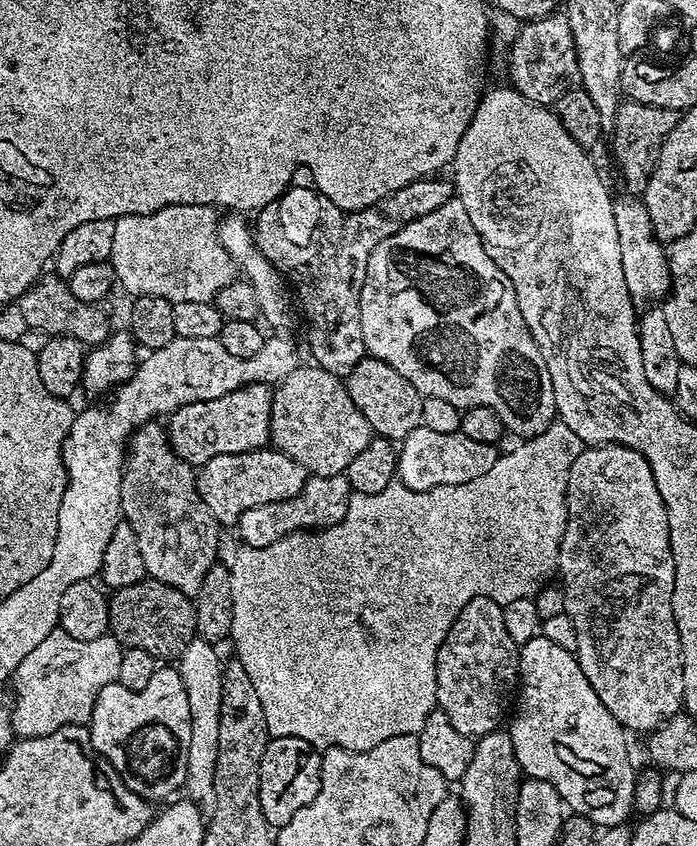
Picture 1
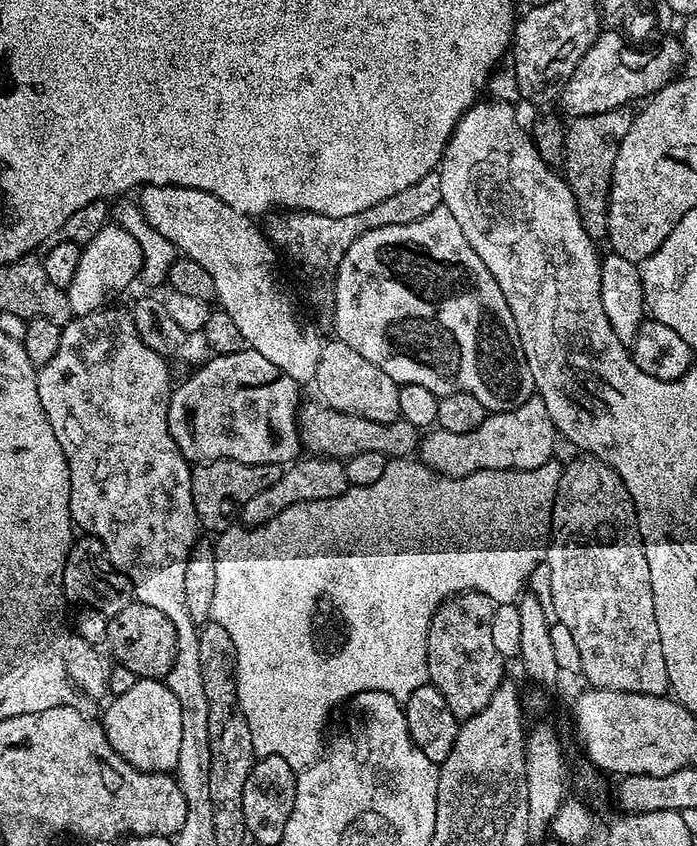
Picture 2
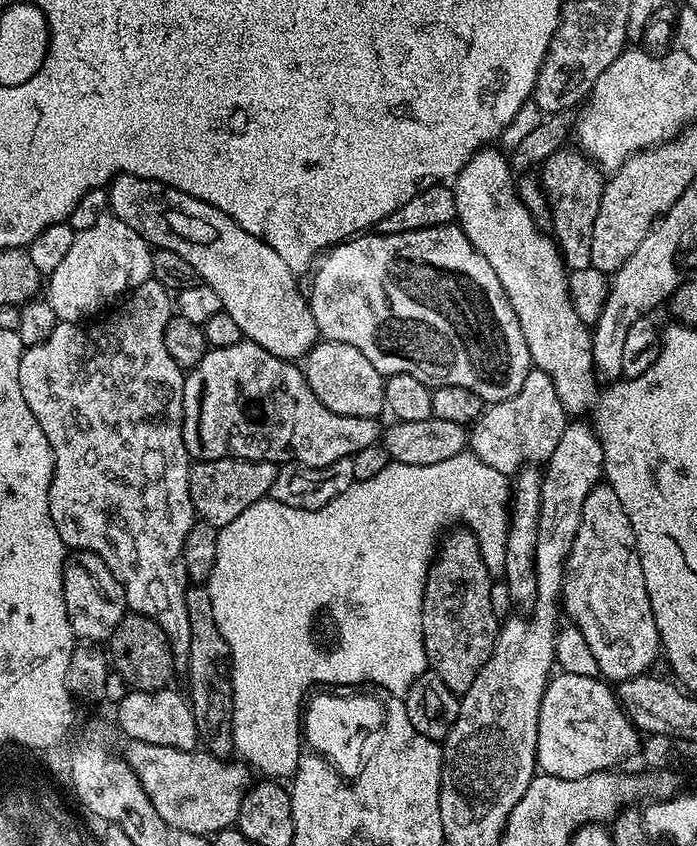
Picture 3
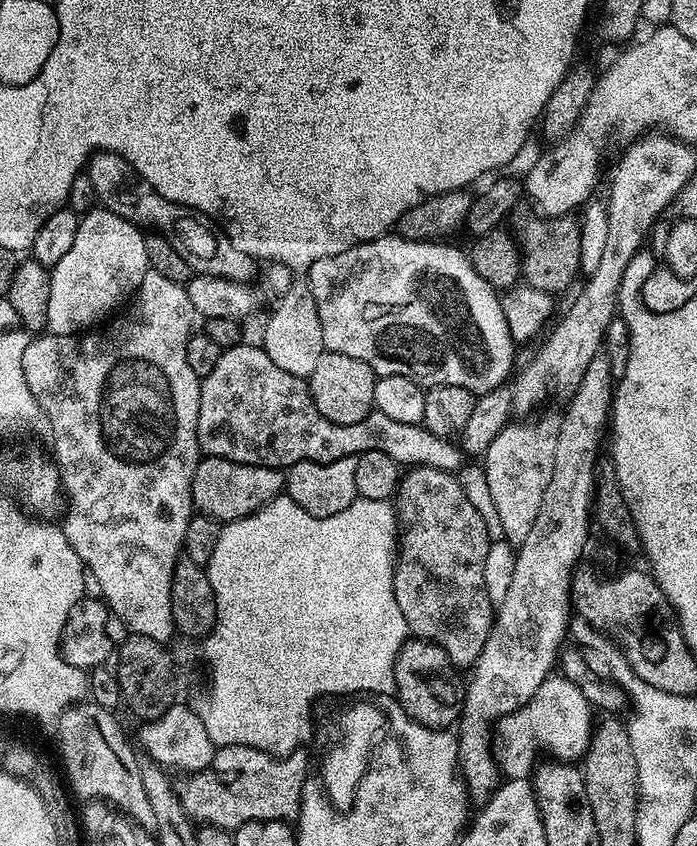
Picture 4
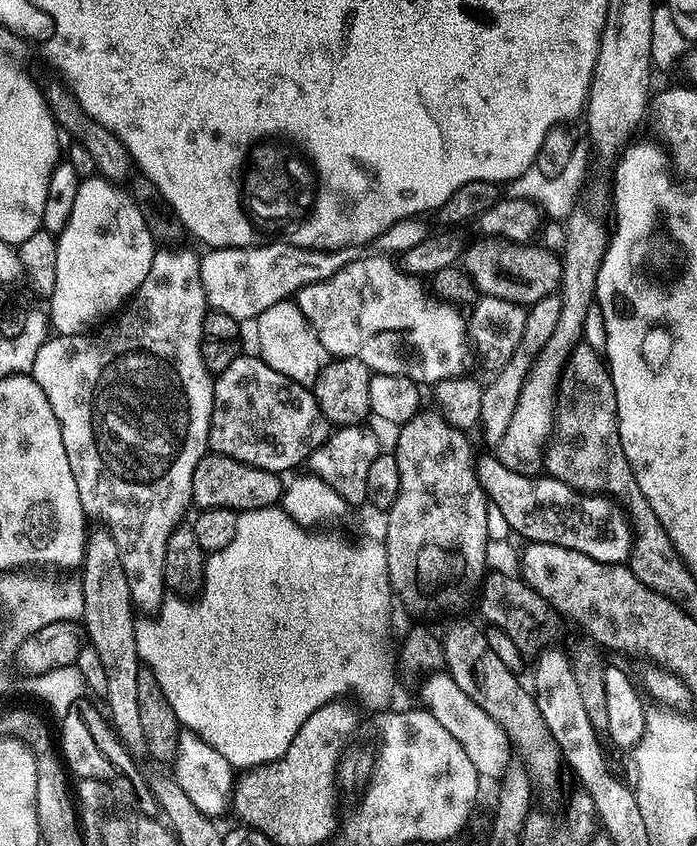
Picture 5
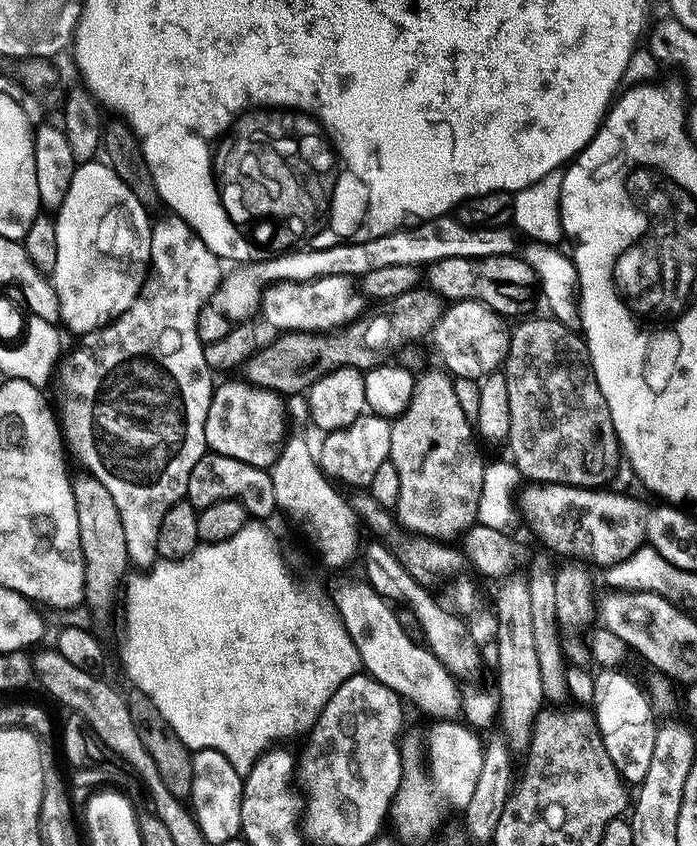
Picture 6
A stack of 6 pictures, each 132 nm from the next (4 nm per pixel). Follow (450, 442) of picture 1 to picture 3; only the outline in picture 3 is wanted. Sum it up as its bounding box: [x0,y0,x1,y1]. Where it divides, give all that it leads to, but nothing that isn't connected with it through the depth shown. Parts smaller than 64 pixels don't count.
[470,370,570,474]

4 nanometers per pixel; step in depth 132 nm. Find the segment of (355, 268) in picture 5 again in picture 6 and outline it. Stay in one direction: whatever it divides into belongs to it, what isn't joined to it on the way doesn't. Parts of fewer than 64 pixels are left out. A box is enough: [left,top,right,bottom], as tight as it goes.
[259,276,362,333]

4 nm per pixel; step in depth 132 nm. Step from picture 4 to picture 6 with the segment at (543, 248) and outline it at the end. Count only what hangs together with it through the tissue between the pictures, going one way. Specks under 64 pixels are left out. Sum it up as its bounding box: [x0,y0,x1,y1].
[427,255,537,318]

